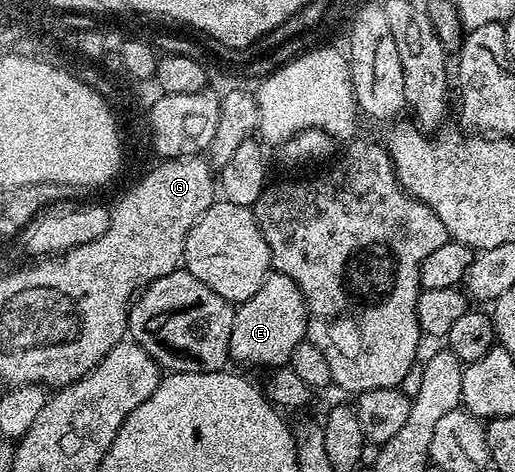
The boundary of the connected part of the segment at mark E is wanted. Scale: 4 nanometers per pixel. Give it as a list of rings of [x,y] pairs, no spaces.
[[[272,271],[263,281],[261,290],[235,309],[230,359],[256,364],[266,370],[282,368],[308,332],[307,299],[301,294],[297,282],[283,272]]]

